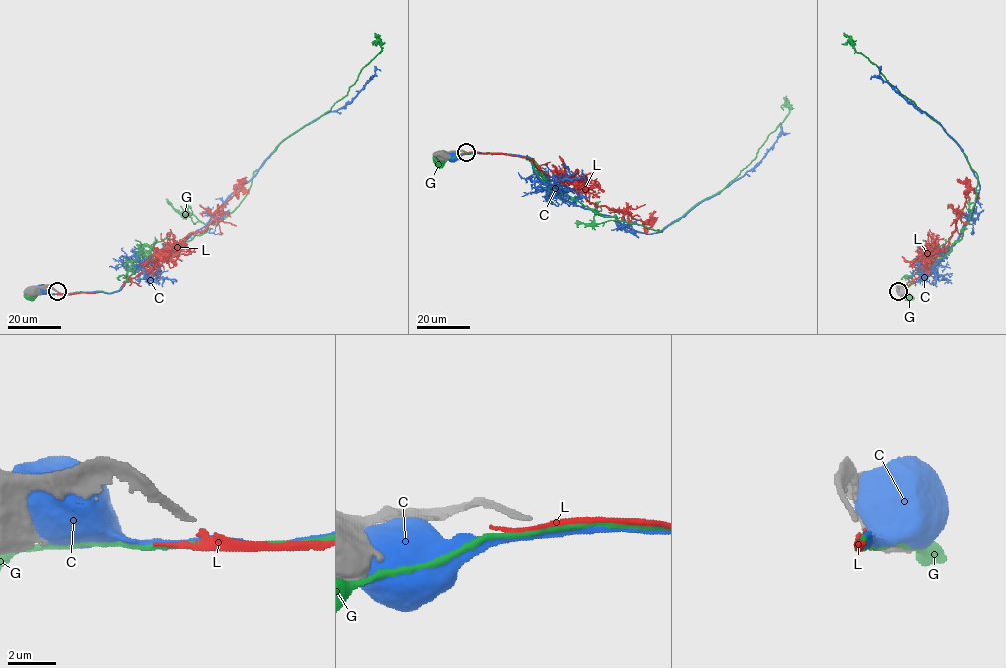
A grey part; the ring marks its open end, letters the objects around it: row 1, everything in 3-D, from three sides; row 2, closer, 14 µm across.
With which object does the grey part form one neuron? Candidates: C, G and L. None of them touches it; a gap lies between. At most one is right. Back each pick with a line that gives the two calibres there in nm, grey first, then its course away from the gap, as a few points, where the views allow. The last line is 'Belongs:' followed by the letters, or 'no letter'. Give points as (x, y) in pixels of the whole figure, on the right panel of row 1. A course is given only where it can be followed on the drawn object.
L: 240 nm thick on the grey side, 200 nm on the other; it runs (899, 292), (902, 293), (909, 281), (929, 266), (948, 243), (967, 191), (972, 189), (979, 199)
Belongs: L

